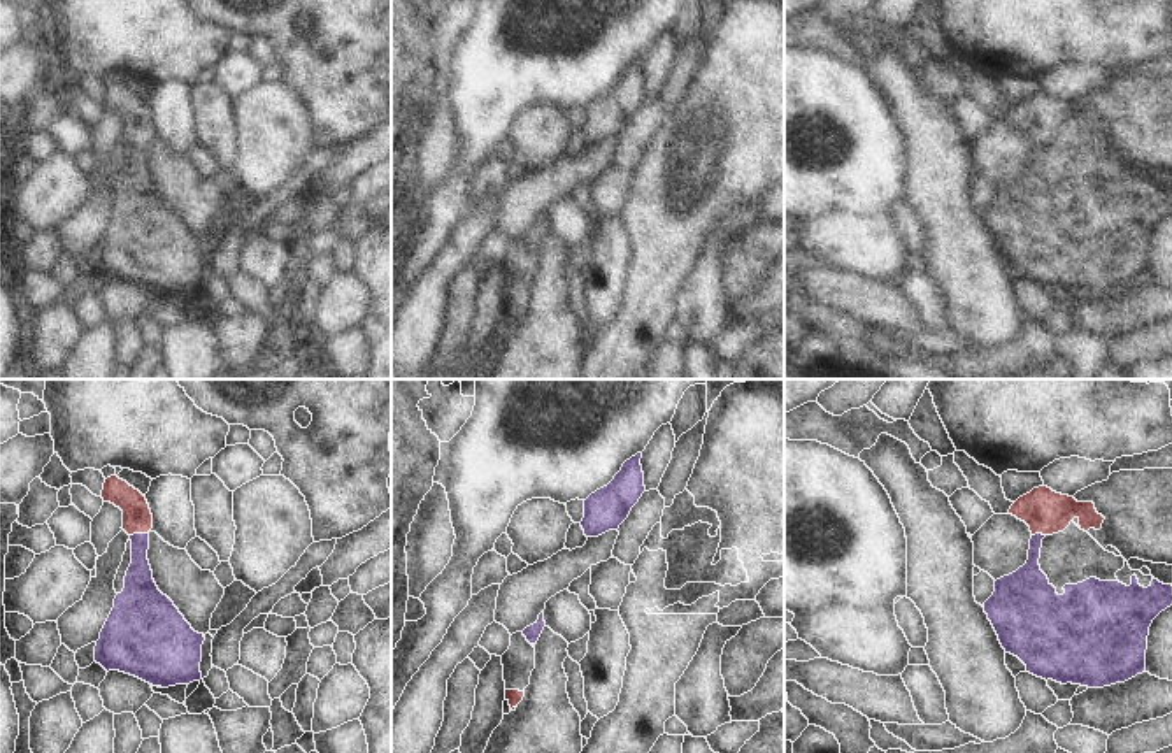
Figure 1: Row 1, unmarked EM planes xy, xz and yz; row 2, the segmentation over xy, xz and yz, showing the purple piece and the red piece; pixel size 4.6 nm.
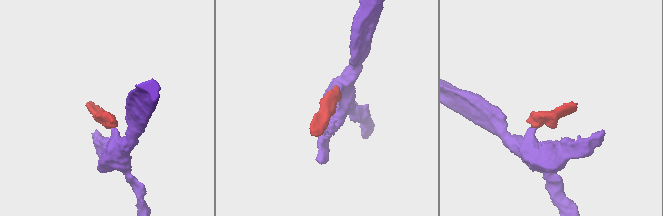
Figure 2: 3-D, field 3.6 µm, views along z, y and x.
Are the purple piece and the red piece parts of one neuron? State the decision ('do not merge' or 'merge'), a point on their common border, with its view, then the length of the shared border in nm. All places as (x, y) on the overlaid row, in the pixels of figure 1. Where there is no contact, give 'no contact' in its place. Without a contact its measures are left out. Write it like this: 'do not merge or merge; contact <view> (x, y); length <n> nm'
merge; contact xy (139, 534); length 90 nm

